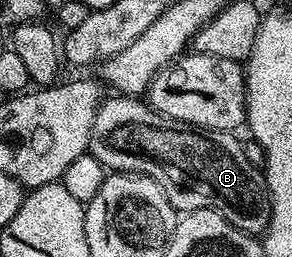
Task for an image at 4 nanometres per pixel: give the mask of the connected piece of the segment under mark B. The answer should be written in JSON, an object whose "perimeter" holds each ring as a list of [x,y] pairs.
{"perimeter":[[[136,96],[105,97],[96,110],[90,132],[88,150],[109,171],[122,174],[145,174],[150,176],[166,192],[172,207],[178,212],[193,210],[216,210],[226,216],[240,231],[258,236],[267,231],[272,215],[271,194],[261,167],[251,164],[244,150],[243,141],[232,132],[197,129],[182,122],[162,121],[147,101]]]}

